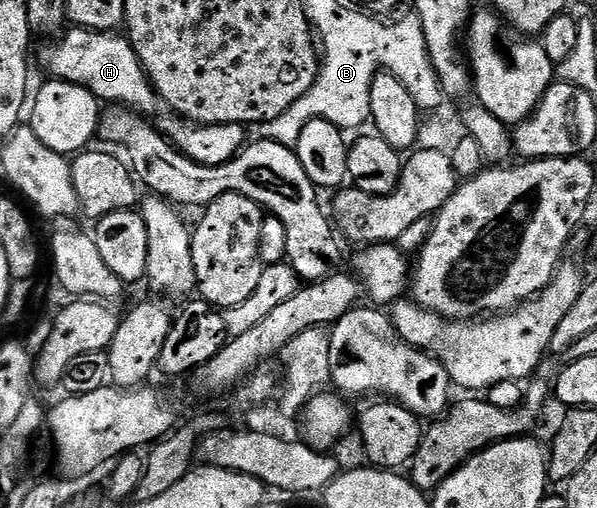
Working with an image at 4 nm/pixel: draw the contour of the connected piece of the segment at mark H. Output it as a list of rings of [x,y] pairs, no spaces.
[[[70,29],[70,32],[63,37],[59,43],[54,43],[50,47],[50,52],[46,55],[46,67],[51,71],[50,75],[55,80],[75,83],[77,86],[86,87],[87,90],[106,105],[121,105],[143,116],[151,117],[160,108],[158,94],[154,92],[154,87],[150,84],[150,79],[146,75],[146,70],[140,65],[136,53],[132,49],[129,38],[121,34],[108,31],[88,31],[85,29]]]

